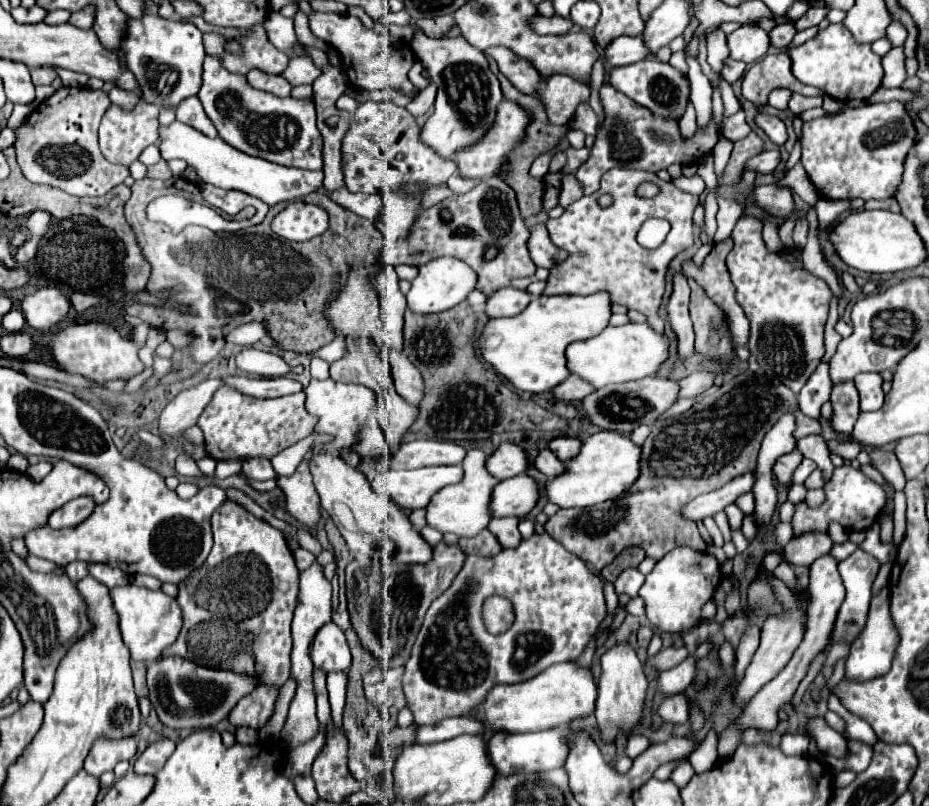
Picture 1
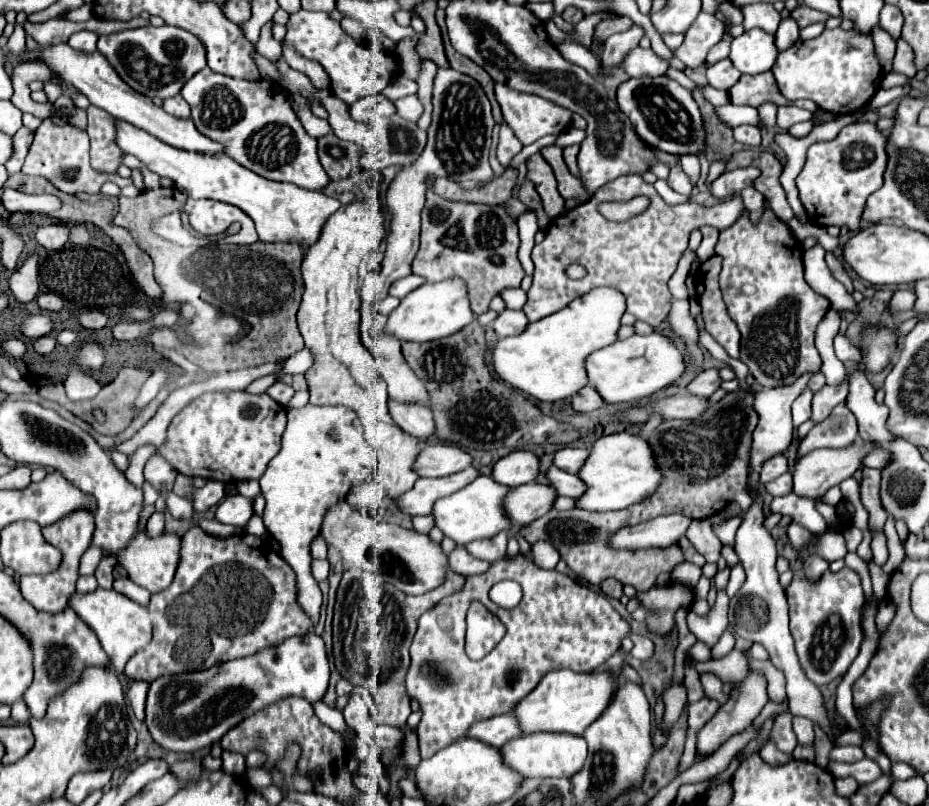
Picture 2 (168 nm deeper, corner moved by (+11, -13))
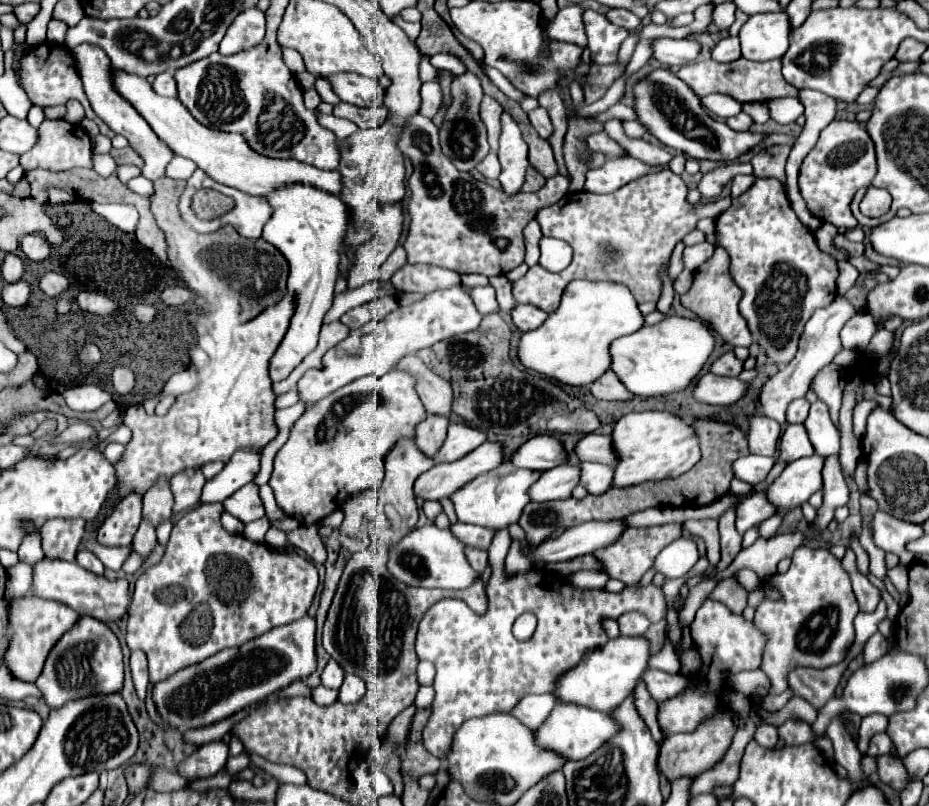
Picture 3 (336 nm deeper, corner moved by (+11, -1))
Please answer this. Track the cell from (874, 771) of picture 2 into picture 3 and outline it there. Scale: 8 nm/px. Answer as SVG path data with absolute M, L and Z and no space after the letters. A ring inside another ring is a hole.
M888 754L884 756L876 756L876 764L878 764L878 776L884 784L890 784L892 788L896 790L902 790L904 784L910 780L904 766L902 766L902 760L898 758L892 758Z

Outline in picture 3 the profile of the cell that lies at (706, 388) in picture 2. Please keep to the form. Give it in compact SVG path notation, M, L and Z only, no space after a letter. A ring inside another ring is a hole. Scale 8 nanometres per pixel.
M726 352L712 362L710 372L718 376L738 376L742 372L742 362L732 352Z

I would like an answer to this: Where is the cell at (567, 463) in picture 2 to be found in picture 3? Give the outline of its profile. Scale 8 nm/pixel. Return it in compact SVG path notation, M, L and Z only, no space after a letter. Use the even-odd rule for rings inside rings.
M586 434L578 440L576 448L574 448L576 456L580 460L586 460L586 462L600 462L602 464L610 464L614 462L614 454L612 454L612 440L610 436L602 436L602 434Z

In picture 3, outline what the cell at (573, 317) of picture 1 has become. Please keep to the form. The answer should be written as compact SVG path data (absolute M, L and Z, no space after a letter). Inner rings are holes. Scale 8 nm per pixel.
M572 280L560 300L558 310L548 314L544 326L522 332L518 360L524 368L540 372L568 386L586 386L610 366L608 346L612 340L642 328L644 320L630 290L618 282Z

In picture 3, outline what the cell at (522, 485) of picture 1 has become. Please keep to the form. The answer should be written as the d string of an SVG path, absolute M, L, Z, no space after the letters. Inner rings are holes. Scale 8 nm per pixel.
M560 464L552 470L544 470L540 478L528 488L528 496L532 502L548 502L548 500L564 500L572 496L572 488L578 484L576 466Z

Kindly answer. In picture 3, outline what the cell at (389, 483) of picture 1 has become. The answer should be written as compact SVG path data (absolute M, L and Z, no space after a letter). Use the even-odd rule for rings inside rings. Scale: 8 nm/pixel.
M484 442L464 458L450 464L436 464L428 472L420 474L414 482L414 494L422 500L442 500L452 490L468 482L502 462L502 444Z

